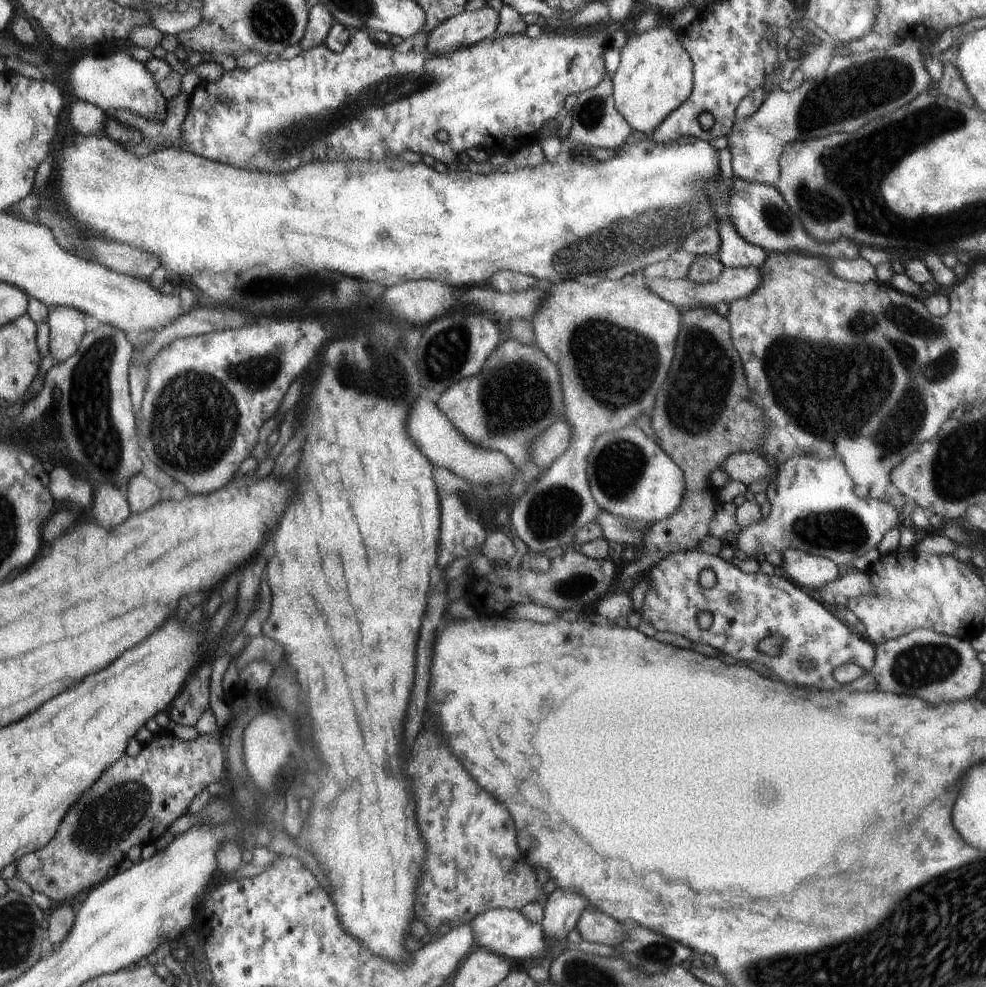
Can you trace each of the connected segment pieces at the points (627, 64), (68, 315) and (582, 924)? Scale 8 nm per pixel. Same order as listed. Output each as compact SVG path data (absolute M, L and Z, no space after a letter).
M666 23L639 33L629 33L621 59L613 80L613 99L618 112L630 123L634 132L640 131L650 136L679 106L686 102L693 91L693 62L686 49L678 40L678 31Z
M66 305L52 306L47 323L50 328L48 365L61 363L78 350L86 334L85 312Z
M586 907L577 922L583 940L618 946L626 936L626 928L615 918Z

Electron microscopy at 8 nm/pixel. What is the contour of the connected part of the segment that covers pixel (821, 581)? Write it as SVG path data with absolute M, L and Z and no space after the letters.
M786 549L781 553L784 556L782 566L785 572L799 586L807 586L820 592L840 574L838 565L830 559L796 549Z

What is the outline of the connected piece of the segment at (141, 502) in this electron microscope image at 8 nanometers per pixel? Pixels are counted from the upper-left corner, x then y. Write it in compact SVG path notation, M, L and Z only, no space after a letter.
M142 472L129 478L124 495L132 513L149 509L161 500L159 486Z

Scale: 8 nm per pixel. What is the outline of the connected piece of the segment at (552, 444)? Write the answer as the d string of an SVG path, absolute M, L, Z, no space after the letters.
M564 418L554 422L548 430L537 434L529 446L529 458L540 468L548 468L568 447L571 428Z

